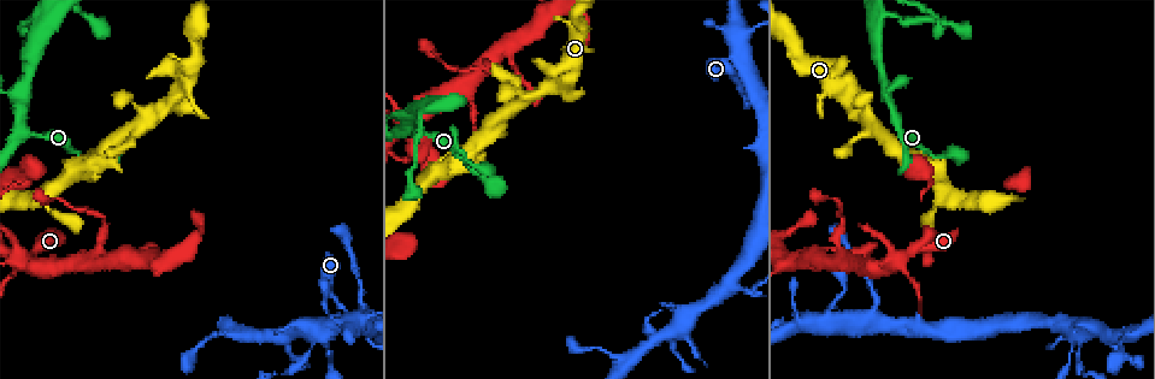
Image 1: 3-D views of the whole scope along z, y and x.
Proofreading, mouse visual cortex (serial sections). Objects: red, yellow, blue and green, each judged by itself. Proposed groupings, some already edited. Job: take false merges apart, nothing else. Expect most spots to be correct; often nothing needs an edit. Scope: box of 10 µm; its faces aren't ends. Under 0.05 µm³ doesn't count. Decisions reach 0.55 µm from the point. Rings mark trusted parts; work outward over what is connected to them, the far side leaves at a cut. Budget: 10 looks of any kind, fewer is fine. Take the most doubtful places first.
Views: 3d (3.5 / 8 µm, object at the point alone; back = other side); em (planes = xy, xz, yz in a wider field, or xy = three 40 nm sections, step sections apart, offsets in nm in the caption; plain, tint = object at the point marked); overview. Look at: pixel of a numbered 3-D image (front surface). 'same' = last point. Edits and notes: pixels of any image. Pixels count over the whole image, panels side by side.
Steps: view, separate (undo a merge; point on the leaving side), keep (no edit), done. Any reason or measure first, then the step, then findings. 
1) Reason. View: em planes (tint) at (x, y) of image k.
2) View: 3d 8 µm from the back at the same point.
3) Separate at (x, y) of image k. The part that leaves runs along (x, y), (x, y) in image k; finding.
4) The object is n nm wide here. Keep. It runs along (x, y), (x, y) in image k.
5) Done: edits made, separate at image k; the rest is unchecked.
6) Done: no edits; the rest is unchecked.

Thick turns thin. View: 3d 8 µm at (876, 302) of image 1.

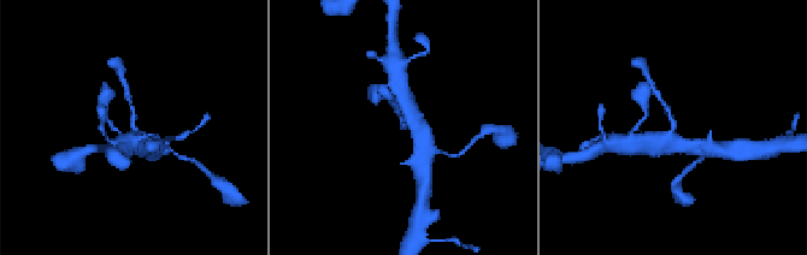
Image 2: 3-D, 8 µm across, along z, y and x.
Closer look. View: 3d 3.5 µm at the same point.

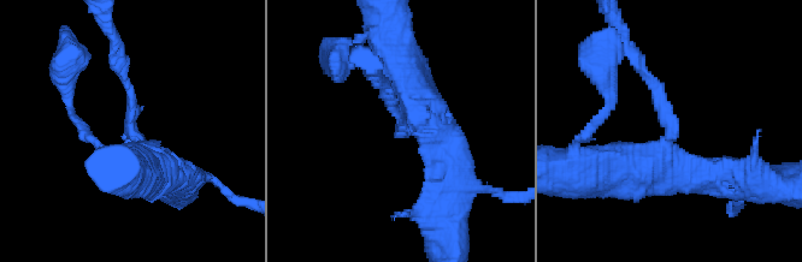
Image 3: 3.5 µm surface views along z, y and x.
The arms are 150, 450 nm wide. View: em xy step 5 (tint) at (130, 124) of image 3.

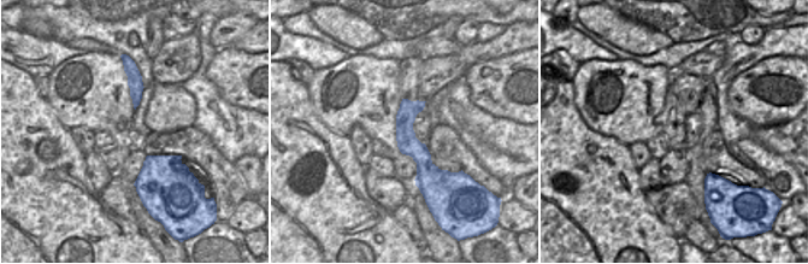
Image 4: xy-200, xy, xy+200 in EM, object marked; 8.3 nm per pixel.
Keep. It runs along (143, 171), (118, 59) in image 3; continuous, no second cell.

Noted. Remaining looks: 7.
View: 3d 3.5 µm at (886, 94) of image 1.

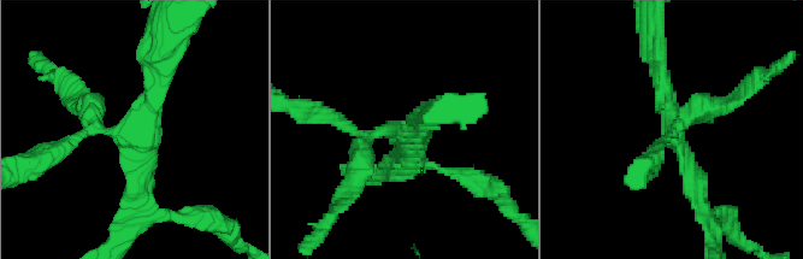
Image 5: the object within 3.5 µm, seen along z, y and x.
3 arms meet here; the arms are 200, 250, 250 nm wide; now the EM. View: em planes (tint) at (415, 136) of image 5.

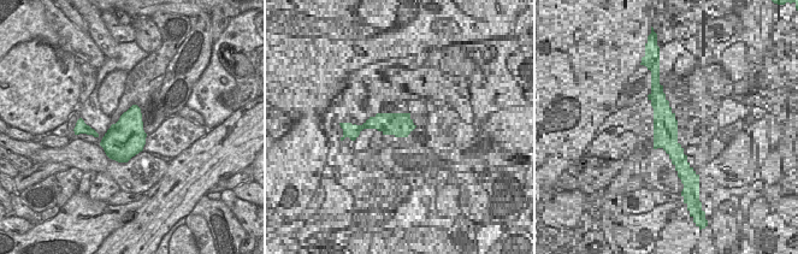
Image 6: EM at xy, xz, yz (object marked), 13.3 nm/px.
Keep. It runs along (702, 206), (674, 140), (656, 58) in image 5; all the same cell.

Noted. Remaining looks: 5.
View: 3d 3.5 µm from the back at (50, 192) of image 1.

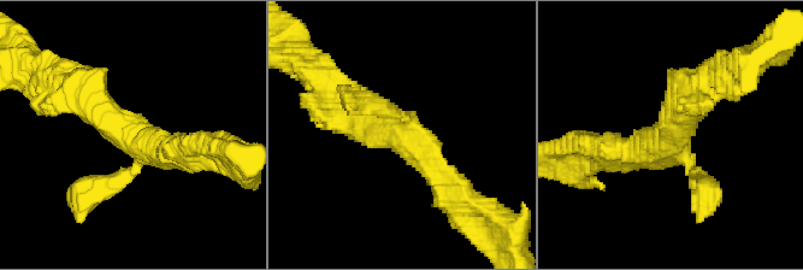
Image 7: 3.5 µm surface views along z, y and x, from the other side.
3 arms meet here; the arms are 200, 300, 500 nm wide. View: em xy step 2 (tint) at (132, 137) of image 7.

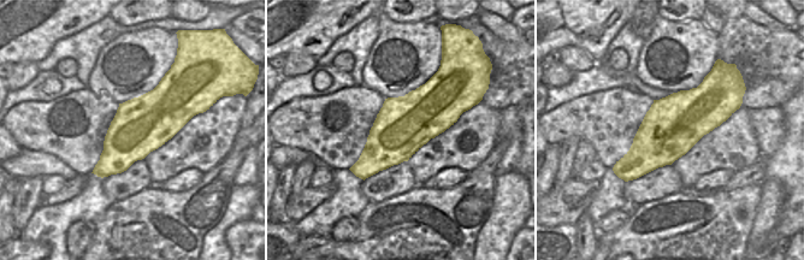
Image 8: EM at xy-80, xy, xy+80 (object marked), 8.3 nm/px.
Keep. It runs along (347, 104), (450, 197) in image 7; one cell here.

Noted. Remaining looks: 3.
View: 3d 3.5 µm at (21, 258) of image 1.

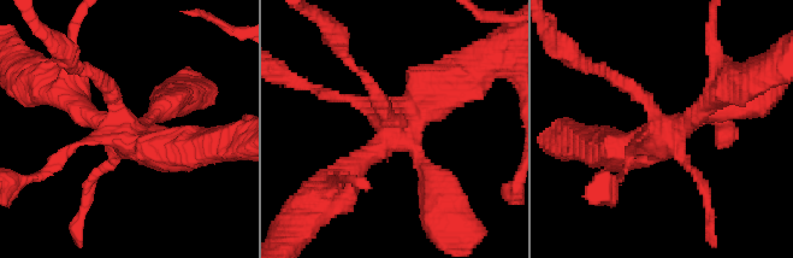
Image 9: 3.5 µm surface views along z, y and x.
Need the tissue. View: em planes (tint) at (400, 136) of image 9.

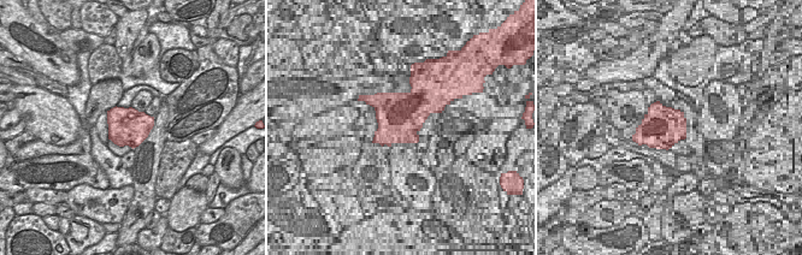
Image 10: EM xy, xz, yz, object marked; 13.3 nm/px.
Keep. It runs along (725, 101), (651, 145), (614, 148) in image 9; continuous, no second cell.

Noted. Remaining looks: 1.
Done: no edits; the rest is unchecked.

